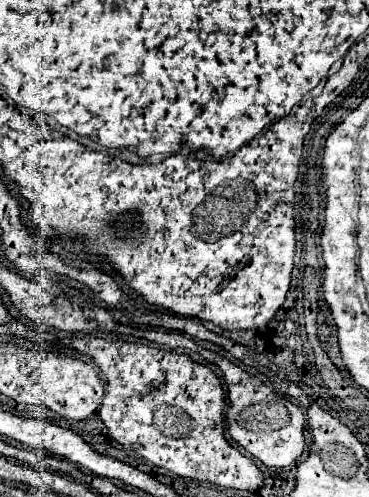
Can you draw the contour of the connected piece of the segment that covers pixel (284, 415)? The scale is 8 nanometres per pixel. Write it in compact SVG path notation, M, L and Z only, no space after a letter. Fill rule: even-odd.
M135 328L135 332L126 332L136 337L143 337L151 342L159 342L159 345L169 345L171 349L183 348L195 351L209 363L221 369L223 373L223 383L227 387L227 399L229 399L229 409L225 411L225 423L229 429L231 439L239 445L245 447L257 461L261 461L265 467L289 467L293 465L306 449L306 442L303 435L305 429L305 413L303 409L291 405L283 397L275 395L265 383L261 383L257 377L249 375L235 363L223 359L216 352L203 348L189 337L181 333L161 333L154 329L140 331ZM255 405L255 411L253 411ZM277 421L277 425L273 425Z

